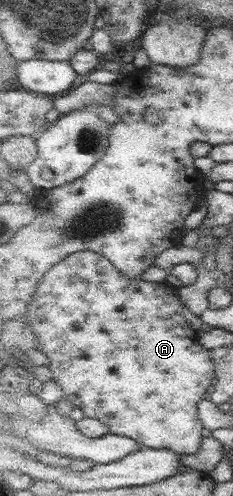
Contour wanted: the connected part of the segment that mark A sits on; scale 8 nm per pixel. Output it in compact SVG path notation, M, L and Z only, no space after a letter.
M80 251L60 261L60 264L47 273L31 303L28 322L35 327L35 332L39 335L40 350L51 361L50 367L55 373L54 380L66 393L66 397L81 408L86 416L101 419L108 424L112 434L136 438L144 447L166 448L178 454L195 455L204 443L205 423L202 421L199 405L213 391L217 379L217 365L213 358L213 349L207 349L200 343L200 331L196 331L182 313L186 305L179 296L180 292L178 286L167 280L158 283L134 279L123 271L118 271L118 267L107 255L95 251Z

